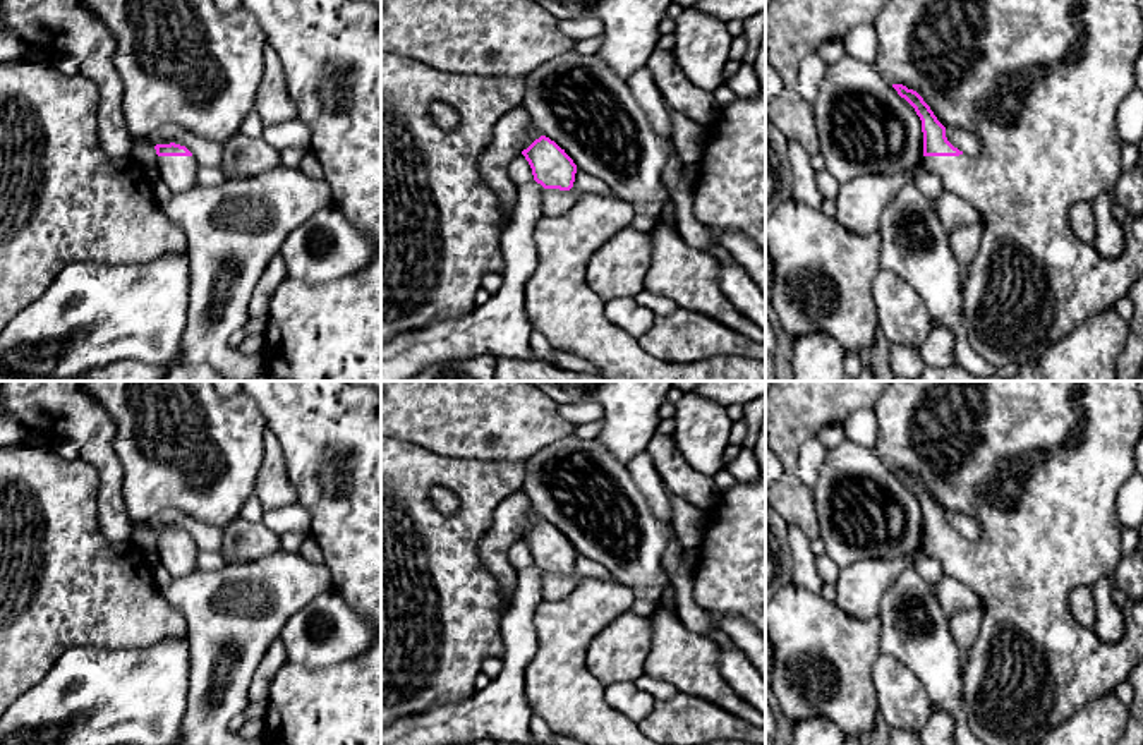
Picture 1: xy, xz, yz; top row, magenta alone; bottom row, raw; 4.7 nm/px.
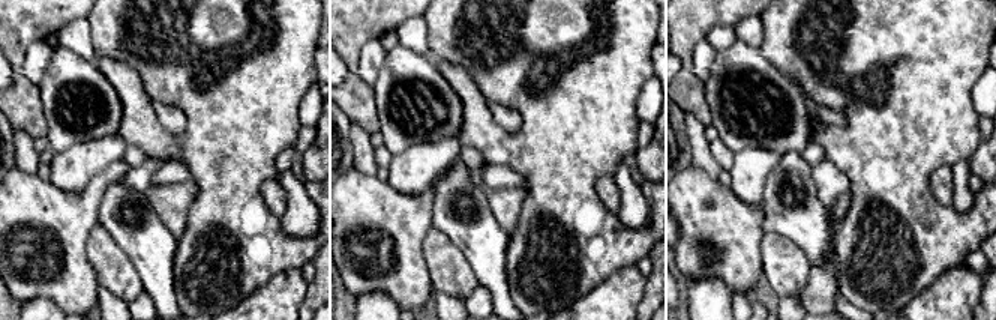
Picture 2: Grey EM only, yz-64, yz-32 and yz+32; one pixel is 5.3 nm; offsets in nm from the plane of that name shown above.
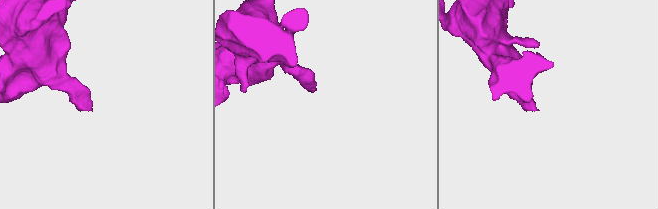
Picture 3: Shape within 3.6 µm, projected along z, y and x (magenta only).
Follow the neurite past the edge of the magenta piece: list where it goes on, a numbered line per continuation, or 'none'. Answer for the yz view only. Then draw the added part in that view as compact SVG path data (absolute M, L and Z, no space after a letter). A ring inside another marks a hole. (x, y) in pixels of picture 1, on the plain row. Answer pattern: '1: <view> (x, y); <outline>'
1: yz (1039, 466); M891 381L874 412L879 422L875 455L891 469L916 475L944 512L971 517L978 524L975 539L922 541L920 546L920 554L937 560L944 575L958 578L980 596L983 620L973 647L965 652L965 712L970 728L985 745L1037 745L1085 704L1110 697L1114 688L1126 681L1131 669L1143 661L1143 599L1129 601L1122 608L1124 633L1114 644L1100 640L1093 630L1081 627L1067 606L1076 587L1092 587L1100 577L1114 572L1122 560L1117 496L1136 472L1134 450L1143 436L1141 381Z

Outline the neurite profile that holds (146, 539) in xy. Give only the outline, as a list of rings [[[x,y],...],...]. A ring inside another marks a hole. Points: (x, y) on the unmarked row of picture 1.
[[[151,527],[144,529],[137,536],[136,546],[139,546],[148,554],[151,563],[156,561],[156,558],[158,558],[158,539],[156,539],[156,534],[154,534],[154,529],[151,529]]]

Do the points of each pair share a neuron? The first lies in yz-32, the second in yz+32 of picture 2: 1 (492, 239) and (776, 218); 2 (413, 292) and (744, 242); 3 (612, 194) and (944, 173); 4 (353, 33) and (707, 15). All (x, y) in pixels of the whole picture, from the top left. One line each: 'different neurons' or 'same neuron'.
1: same neuron
2: same neuron
3: same neuron
4: same neuron

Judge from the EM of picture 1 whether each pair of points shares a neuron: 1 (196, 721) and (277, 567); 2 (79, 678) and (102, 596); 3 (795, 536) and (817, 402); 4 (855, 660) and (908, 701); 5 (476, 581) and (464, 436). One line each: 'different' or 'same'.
1: same
2: different
3: different
4: different
5: different

